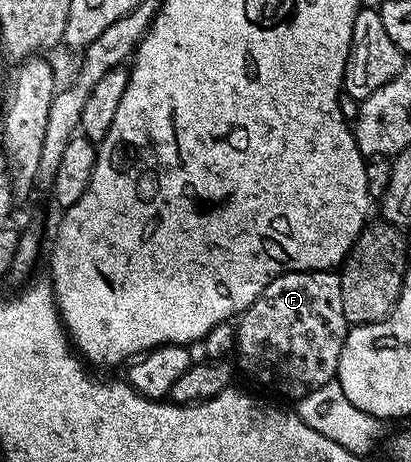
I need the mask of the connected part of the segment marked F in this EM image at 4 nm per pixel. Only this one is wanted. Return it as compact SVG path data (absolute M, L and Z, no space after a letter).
M337 270L329 271L285 271L276 277L260 293L260 297L247 311L243 311L236 323L238 345L236 363L250 379L262 387L297 401L316 393L320 385L335 382L340 353L344 349L348 324L344 317L344 293L342 277Z

